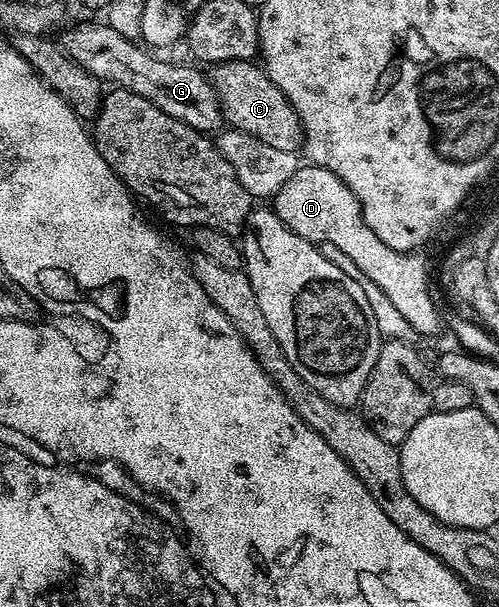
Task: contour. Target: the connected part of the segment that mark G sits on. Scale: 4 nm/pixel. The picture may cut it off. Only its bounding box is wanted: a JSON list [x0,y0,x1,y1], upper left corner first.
[60,22,223,132]

